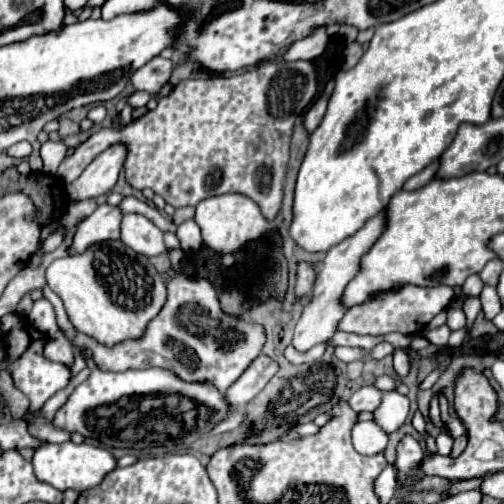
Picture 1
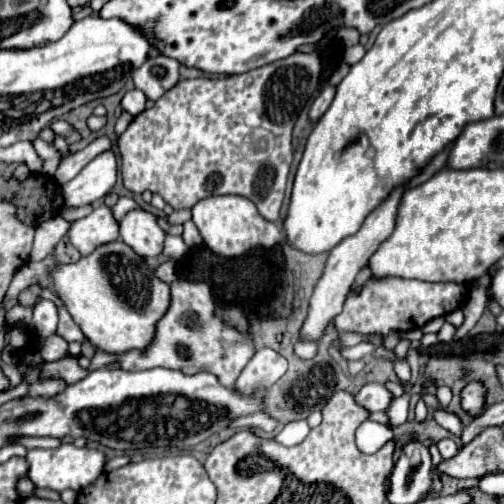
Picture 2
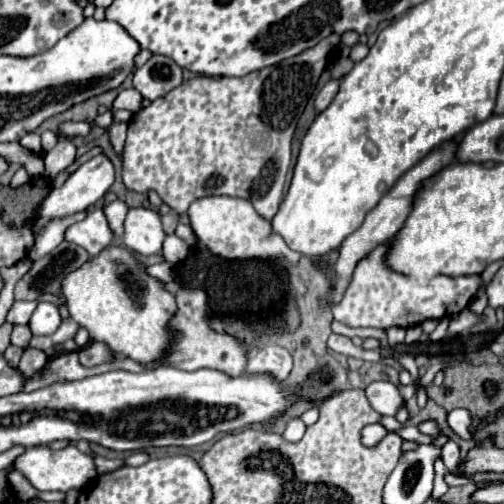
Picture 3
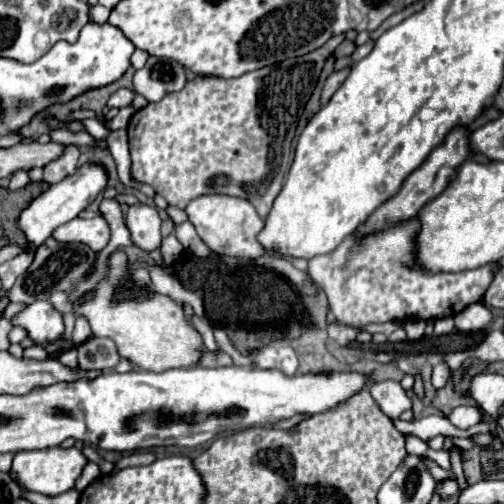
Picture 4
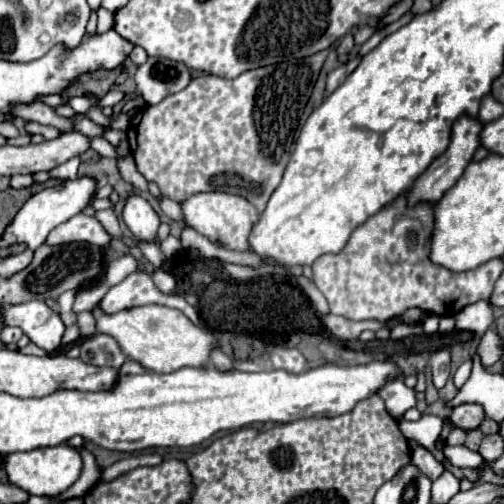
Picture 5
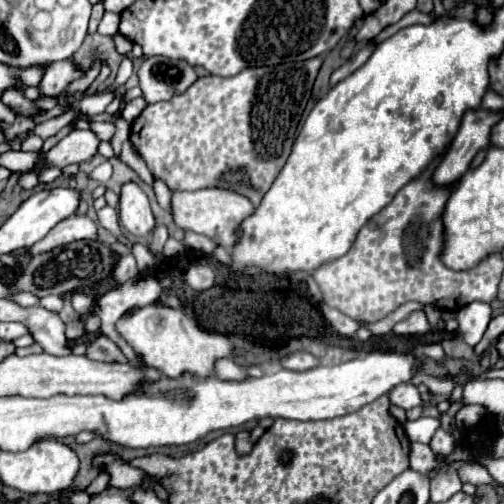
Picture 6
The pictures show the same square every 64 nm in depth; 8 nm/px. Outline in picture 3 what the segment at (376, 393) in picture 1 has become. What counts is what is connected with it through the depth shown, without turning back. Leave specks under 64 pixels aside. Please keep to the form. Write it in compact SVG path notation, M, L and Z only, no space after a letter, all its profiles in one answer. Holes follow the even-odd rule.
M372 382L366 388L366 398L372 408L384 416L396 416L398 410L406 404L398 386L392 382Z

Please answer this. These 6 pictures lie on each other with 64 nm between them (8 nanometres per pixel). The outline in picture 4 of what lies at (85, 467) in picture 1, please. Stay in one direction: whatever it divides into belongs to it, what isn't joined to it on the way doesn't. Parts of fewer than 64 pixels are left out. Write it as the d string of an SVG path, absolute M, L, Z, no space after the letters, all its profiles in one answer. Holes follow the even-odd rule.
M44 448L36 452L16 452L12 460L10 476L24 490L40 492L46 496L58 496L74 488L74 482L82 474L84 464L86 464L86 458L78 448Z

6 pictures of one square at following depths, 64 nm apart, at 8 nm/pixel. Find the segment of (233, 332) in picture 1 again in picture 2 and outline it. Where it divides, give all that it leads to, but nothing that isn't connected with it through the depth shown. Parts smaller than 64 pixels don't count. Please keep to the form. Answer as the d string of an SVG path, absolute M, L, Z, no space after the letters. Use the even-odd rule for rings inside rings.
M174 280L170 284L172 300L164 318L156 326L156 338L146 352L124 352L120 356L122 370L148 370L156 366L182 370L186 374L212 372L220 378L224 386L232 386L248 360L254 356L254 340L250 334L240 334L238 330L222 324L214 316L214 298L204 282ZM60 308L60 324L58 324L58 334L66 340L66 342L77 341L82 344L87 340L84 337L80 328L76 328L74 320L68 316L68 310L66 308Z

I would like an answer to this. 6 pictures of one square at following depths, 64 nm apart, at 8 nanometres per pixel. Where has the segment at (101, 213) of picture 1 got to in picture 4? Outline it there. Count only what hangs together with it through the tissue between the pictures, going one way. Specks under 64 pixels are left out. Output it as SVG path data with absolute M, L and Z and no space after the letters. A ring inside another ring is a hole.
M98 214L94 218L72 218L52 232L56 242L80 242L90 246L94 252L100 252L110 240L110 228L106 220Z

